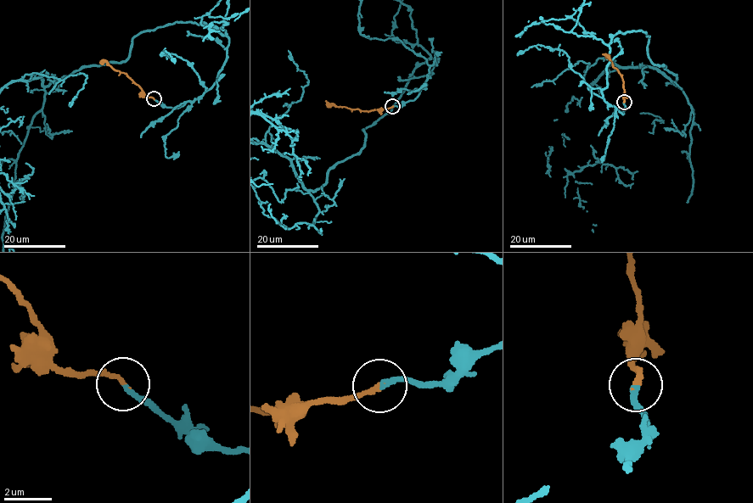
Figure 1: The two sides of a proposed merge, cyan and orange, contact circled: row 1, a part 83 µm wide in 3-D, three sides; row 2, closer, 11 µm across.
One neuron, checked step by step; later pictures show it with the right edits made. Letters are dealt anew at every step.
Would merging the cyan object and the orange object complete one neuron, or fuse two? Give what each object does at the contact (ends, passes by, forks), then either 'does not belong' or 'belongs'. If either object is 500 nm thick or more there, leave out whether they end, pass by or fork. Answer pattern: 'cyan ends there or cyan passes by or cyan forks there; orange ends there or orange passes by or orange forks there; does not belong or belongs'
cyan ends there; orange ends there; belongs

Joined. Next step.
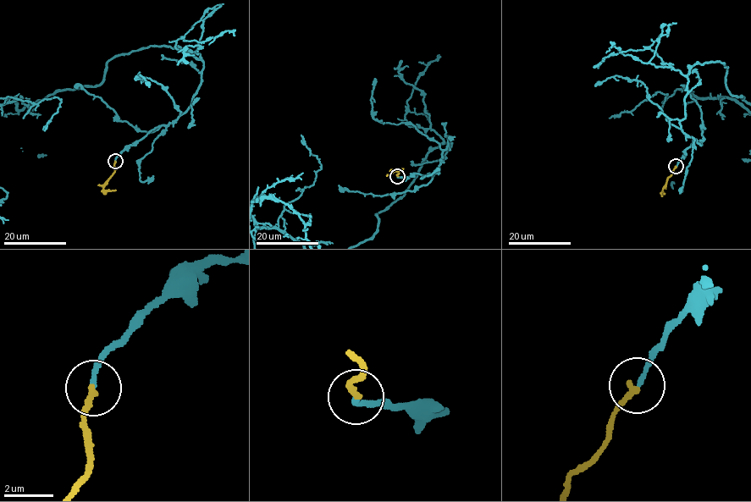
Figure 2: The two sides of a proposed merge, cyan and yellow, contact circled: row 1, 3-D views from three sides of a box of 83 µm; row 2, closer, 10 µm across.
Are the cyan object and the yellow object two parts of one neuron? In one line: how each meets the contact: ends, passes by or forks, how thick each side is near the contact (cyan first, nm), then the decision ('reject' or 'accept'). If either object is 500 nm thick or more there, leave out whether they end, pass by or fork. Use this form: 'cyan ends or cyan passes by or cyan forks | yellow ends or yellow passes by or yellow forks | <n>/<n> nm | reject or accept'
cyan ends | yellow ends | 170/240 nm | accept

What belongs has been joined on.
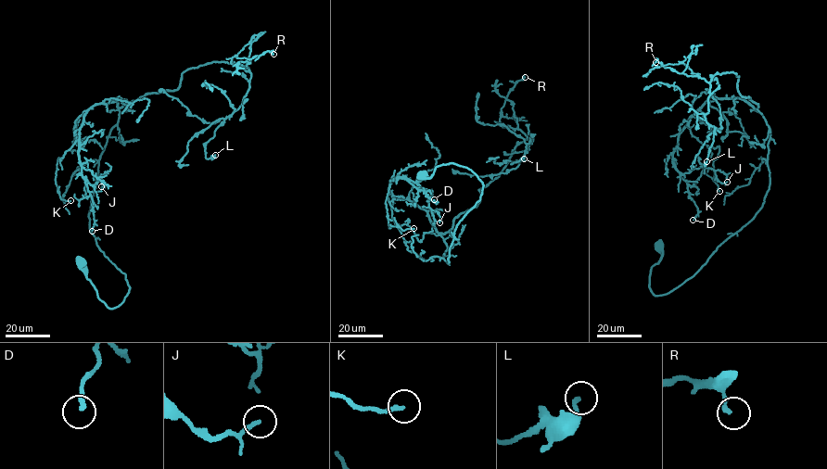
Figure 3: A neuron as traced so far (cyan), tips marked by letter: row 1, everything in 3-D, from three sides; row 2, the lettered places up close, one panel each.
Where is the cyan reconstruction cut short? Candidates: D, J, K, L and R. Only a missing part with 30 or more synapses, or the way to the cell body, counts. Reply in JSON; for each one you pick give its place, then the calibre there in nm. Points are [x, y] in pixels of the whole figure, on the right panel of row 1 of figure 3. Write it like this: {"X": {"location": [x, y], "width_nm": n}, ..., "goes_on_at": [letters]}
{"goes_on_at": []}

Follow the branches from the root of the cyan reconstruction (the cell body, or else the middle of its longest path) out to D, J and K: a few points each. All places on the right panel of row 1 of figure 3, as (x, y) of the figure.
D: (659, 246), (658, 296), (762, 206), (770, 129), (743, 99), (711, 95), (679, 134), (693, 220)
J: (659, 246), (658, 296), (769, 189), (763, 116), (711, 95), (672, 160), (727, 182)
K: (659, 246), (658, 296), (769, 189), (763, 116), (711, 95), (686, 126), (718, 146), (719, 191)

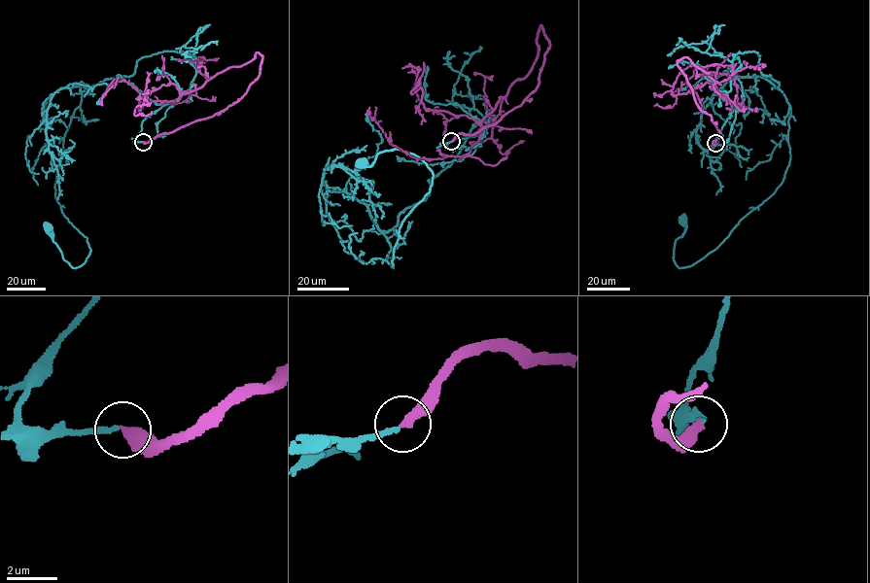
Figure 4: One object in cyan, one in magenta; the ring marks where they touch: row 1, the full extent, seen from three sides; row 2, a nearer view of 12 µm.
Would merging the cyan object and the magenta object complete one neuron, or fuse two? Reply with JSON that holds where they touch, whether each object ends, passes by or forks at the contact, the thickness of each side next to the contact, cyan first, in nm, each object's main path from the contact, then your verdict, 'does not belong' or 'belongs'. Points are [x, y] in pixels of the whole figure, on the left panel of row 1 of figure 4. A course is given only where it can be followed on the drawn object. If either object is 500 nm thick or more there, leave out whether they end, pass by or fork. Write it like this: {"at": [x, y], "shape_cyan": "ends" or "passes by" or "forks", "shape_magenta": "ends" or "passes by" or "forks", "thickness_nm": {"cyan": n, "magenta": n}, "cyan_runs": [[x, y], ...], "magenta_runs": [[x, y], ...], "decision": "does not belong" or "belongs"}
{"at": [143, 142], "shape_cyan": "ends", "shape_magenta": "ends", "thickness_nm": {"cyan": 200, "magenta": 440}, "cyan_runs": [[142, 142], [143, 121], [196, 74], [183, 51], [82, 92], [54, 186], [85, 262], [72, 267], [48, 227]], "magenta_runs": [[143, 142], [233, 104], [258, 77], [261, 56], [174, 100], [147, 101], [124, 81], [112, 83], [102, 104]], "decision": "does not belong"}

